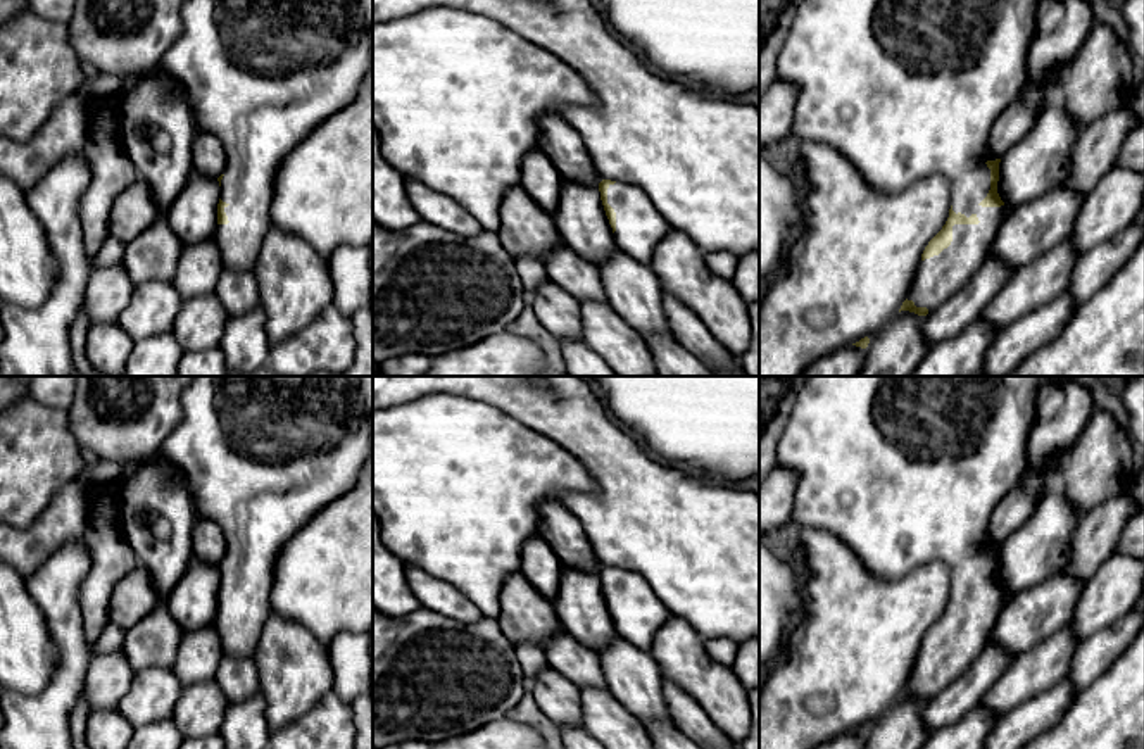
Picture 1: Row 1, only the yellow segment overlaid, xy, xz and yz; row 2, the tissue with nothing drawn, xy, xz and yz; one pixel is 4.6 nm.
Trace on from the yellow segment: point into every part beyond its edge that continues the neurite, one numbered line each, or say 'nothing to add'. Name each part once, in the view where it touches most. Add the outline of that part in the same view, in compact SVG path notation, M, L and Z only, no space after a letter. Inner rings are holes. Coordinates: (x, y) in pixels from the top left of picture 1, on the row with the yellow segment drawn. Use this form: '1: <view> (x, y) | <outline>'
1: yz (903, 88) | M802 0L776 59L775 79L799 86L792 135L833 147L873 188L885 193L897 193L928 174L940 173L951 185L952 211L978 217L978 224L954 224L951 245L921 261L908 300L928 312L971 280L997 230L1013 214L1008 205L980 205L990 190L985 155L992 124L1025 86L1039 3L1040 0Z

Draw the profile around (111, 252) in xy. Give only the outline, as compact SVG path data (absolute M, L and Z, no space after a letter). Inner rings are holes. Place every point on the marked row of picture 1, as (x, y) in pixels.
M109 236L91 261L91 269L107 268L123 262L126 243Z

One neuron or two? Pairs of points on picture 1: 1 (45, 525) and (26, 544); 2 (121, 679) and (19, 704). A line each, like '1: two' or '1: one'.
1: one
2: two

